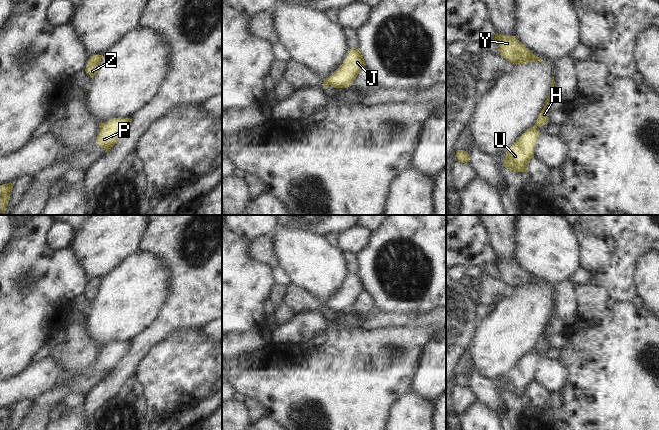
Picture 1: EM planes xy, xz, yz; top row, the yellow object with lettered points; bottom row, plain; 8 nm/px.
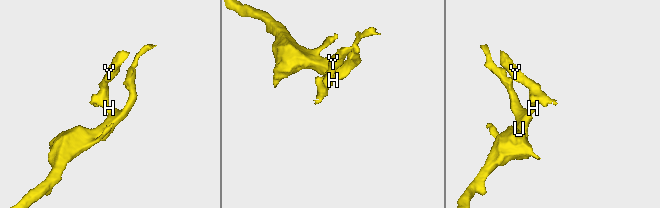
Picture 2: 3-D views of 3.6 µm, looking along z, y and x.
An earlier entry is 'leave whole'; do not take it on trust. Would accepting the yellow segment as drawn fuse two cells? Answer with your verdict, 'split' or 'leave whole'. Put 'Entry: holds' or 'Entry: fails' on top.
Entry: fails
split

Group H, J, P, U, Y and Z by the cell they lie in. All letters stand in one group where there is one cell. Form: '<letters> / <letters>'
H Y Z / J P U

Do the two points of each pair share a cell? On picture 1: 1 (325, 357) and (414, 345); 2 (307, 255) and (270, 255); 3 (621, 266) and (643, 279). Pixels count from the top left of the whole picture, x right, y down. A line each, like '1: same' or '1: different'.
1: same
2: different
3: different

